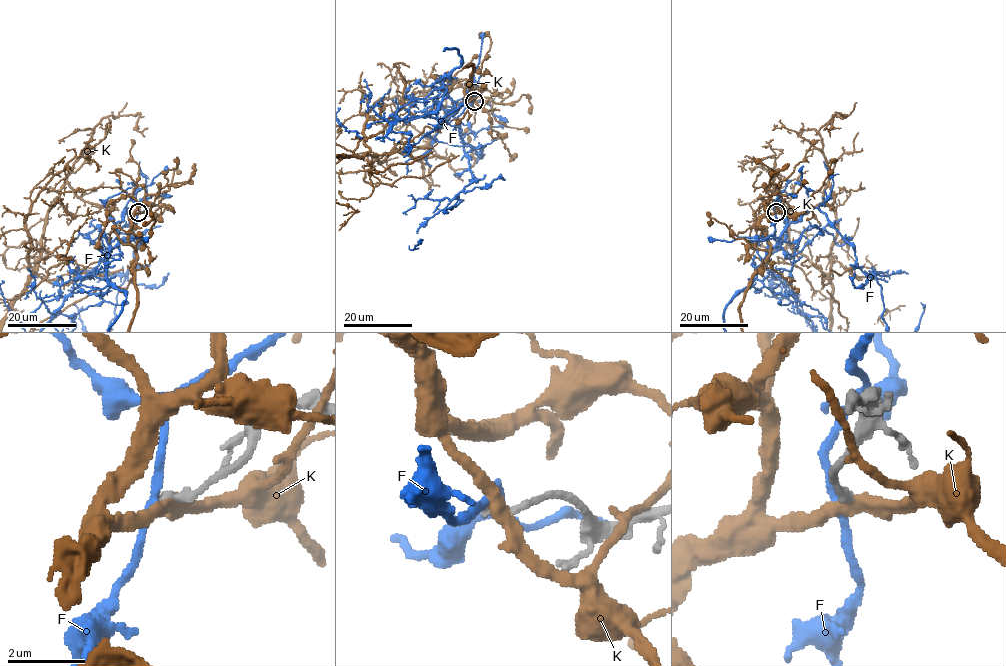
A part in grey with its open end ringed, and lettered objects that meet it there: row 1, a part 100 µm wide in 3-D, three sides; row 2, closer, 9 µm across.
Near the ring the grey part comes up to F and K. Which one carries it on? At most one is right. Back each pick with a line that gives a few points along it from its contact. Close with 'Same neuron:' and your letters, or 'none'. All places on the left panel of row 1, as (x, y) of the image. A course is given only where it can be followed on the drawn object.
Same neuron: none

